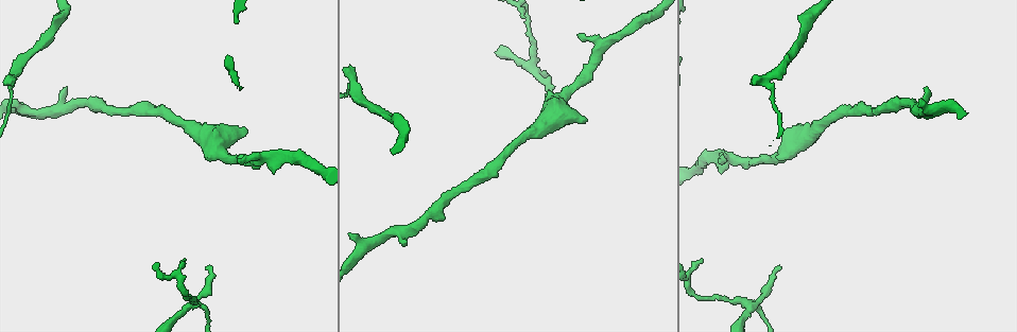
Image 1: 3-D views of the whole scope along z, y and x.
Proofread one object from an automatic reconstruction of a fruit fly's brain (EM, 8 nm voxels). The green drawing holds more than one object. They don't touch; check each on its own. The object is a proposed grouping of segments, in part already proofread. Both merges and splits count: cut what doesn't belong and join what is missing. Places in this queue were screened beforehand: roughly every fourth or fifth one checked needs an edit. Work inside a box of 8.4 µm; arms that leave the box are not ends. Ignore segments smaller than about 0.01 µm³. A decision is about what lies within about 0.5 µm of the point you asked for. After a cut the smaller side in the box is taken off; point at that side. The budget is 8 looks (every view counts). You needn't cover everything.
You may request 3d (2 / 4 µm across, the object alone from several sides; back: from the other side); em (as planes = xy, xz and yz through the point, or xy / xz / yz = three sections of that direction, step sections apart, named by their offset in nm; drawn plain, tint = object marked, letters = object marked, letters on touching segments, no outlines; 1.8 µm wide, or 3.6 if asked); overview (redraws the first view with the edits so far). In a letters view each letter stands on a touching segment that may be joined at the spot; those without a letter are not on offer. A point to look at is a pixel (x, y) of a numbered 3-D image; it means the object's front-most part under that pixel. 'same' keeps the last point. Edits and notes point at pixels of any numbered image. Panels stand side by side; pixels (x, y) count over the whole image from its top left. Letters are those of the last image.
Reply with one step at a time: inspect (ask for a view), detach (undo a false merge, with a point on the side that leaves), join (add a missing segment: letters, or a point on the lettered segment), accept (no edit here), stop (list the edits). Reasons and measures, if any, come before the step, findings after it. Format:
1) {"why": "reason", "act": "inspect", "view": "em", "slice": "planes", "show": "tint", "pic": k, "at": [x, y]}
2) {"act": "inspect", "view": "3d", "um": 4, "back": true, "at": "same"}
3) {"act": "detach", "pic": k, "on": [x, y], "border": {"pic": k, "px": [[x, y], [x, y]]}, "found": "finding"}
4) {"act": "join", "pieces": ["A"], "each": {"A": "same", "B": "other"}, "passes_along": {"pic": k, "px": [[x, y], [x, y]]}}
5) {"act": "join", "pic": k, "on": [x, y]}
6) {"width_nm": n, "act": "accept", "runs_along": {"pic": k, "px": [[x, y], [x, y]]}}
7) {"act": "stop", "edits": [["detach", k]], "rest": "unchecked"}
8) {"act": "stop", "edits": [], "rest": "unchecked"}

{"why": "free end", "act": "inspect", "view": "3d", "um": 2, "pic": 1, "at": [65, 87]}

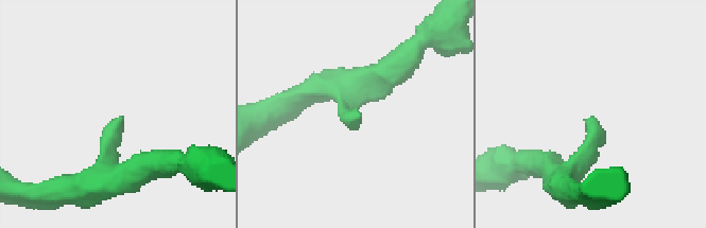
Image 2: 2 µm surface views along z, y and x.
{"act": "inspect", "view": "em", "slice": "planes", "show": "letters", "pic": 2, "at": [359, 115]}

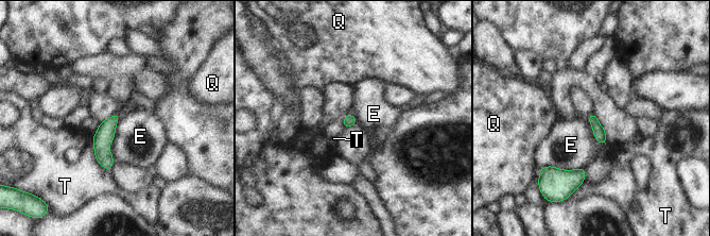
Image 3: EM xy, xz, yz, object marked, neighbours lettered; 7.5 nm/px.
{"act": "accept", "each": {"E": "other", "Q": "other", "T": "other"}, "found": "none of them fits"}

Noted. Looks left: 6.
{"why": "arms part here", "act": "inspect", "view": "em", "slice": "xy", "step": 4, "show": "tint", "pic": 1, "at": [260, 157]}

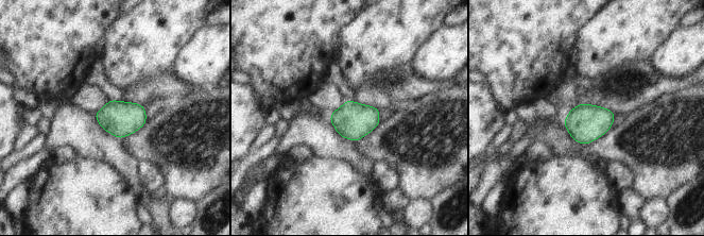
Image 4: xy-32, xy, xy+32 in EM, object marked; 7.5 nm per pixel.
{"why": "cut it another way", "act": "inspect", "view": "em", "slice": "planes", "show": "letters", "at": "same"}

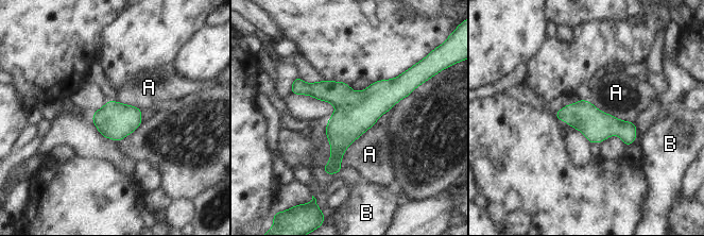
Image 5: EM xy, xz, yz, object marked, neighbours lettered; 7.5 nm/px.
{"width_nm": 220, "act": "accept", "each": {"A": "other", "B": "other"}, "runs_along": {"pic": 5, "px": [[295, 84], [344, 98], [407, 93]]}, "found": "one neuron here"}

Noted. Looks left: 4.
{"why": "branch stops here", "act": "inspect", "view": "3d", "um": 4, "pic": 1, "at": [246, 132]}

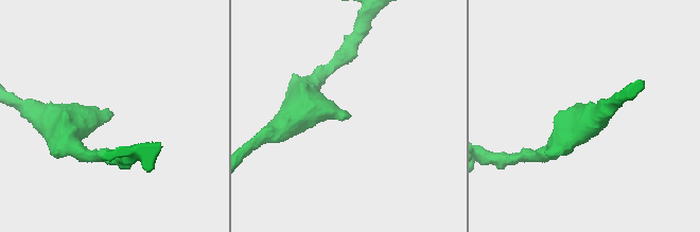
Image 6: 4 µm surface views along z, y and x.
{"act": "inspect", "view": "em", "um": 3.6, "slice": "planes", "show": "tint", "pic": 6, "at": [350, 117]}

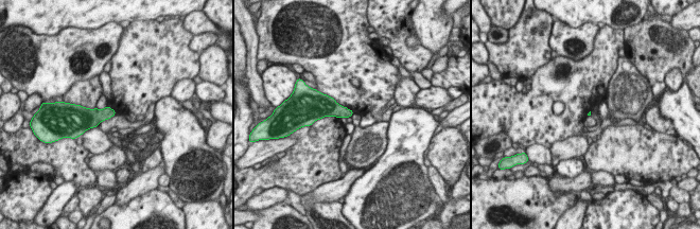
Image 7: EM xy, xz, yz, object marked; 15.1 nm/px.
{"why": "see the neighbours", "act": "inspect", "view": "em", "um": 3.6, "slice": "planes", "show": "letters", "at": "same"}

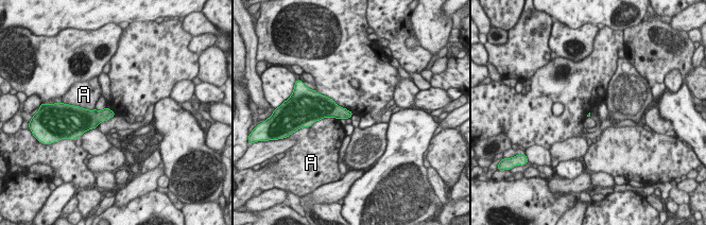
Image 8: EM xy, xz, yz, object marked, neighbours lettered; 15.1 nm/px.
{"act": "accept", "each": {"A": "other"}, "border": {"pic": 8, "px": [[338, 118], [324, 117], [315, 122]]}, "found": "none of them fits"}

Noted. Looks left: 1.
{"act": "stop", "edits": [], "rest": "unchecked"}

